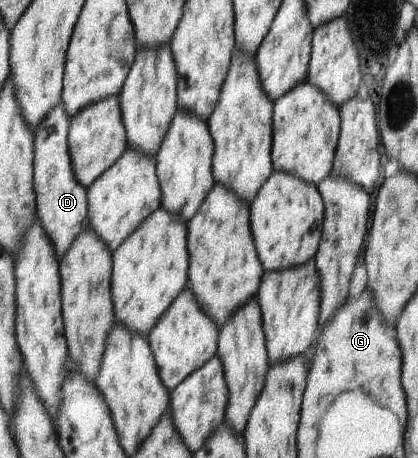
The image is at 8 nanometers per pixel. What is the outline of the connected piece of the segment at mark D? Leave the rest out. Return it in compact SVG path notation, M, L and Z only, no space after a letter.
M61 102L48 113L34 134L34 187L38 201L38 218L54 245L60 264L84 231L89 215L88 190L76 179L70 155L71 119Z

